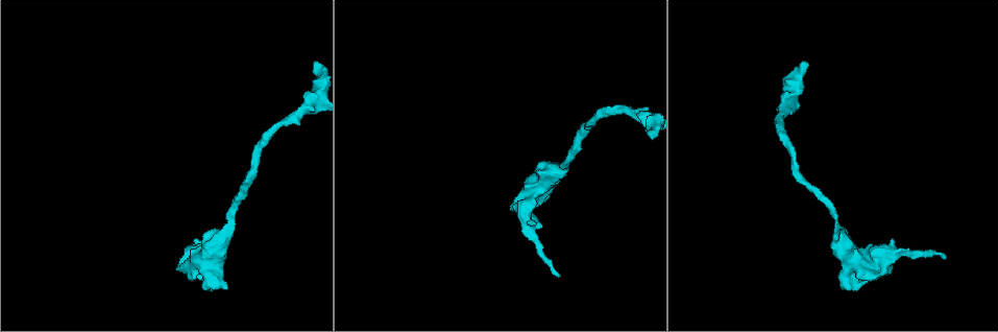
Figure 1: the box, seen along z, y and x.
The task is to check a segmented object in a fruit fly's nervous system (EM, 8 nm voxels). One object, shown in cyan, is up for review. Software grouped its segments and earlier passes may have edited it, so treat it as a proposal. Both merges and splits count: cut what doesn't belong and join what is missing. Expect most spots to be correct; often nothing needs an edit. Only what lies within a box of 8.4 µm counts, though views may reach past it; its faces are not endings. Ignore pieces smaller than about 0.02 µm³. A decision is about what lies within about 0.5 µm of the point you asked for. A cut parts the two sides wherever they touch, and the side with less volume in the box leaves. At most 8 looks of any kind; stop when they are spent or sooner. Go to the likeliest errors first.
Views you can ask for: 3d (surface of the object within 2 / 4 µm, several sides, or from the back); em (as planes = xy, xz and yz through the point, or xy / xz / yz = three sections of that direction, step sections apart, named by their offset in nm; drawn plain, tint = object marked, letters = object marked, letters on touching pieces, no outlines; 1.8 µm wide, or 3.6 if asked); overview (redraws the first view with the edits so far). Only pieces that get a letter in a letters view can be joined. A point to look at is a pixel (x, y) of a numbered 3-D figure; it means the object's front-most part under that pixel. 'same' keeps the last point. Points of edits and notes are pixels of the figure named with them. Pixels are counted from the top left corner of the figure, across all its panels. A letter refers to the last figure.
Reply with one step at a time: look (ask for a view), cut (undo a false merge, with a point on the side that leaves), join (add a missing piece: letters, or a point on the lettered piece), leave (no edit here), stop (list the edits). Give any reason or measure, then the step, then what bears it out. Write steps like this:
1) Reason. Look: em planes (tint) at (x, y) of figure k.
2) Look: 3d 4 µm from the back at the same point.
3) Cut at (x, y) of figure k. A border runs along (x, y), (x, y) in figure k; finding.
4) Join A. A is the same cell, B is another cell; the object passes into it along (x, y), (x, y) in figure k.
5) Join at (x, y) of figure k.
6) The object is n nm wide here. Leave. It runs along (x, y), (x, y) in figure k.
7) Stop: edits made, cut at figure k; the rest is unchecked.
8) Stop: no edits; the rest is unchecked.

Free end. Look: em planes (letters) at (558, 274) of figure 1.

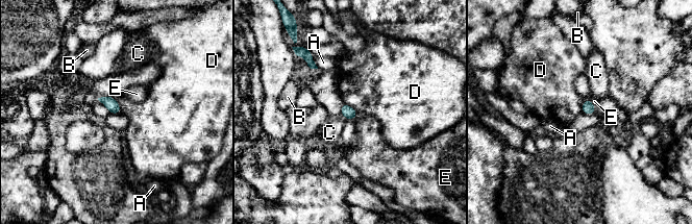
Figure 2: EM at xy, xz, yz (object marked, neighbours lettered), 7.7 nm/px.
Leave. A, B, C, D and E are other cells; a border runs along (343, 101), (357, 113) in figure 2; no lettered piece goes on from it.

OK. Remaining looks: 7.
Branch stops here. Look: em xz step 8 (tint) at (650, 136) of figure 1.

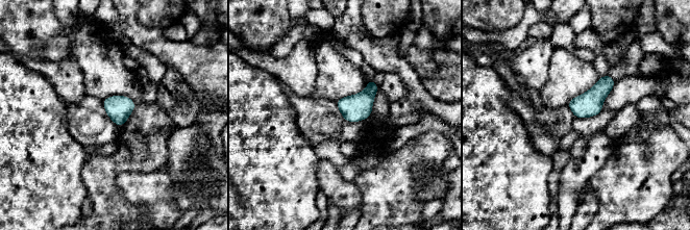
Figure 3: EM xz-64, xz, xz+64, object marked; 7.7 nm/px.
Another direction. Look: em planes (letters) at the same point.

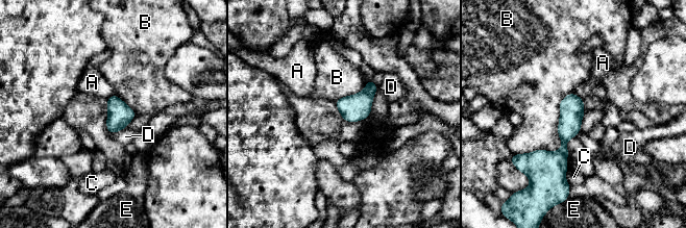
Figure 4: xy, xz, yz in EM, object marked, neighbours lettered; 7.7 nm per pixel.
The longest contact is with B, 650 nm. Leave. A, B, C, D and E are other cells; a border runs along (573, 92), (583, 100) in figure 4; none of them fits.

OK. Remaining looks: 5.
An open end. Look: 3d 4 µm at (209, 287) of figure 1.

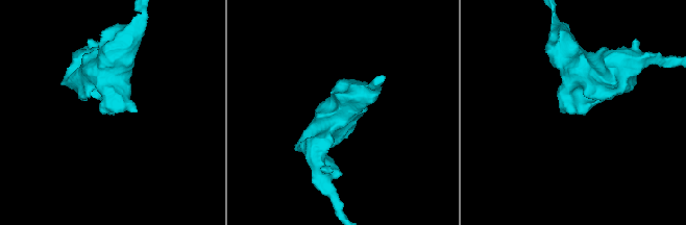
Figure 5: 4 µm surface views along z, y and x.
Need the tissue. Look: em planes (letters) at (589, 109) of figure 5.

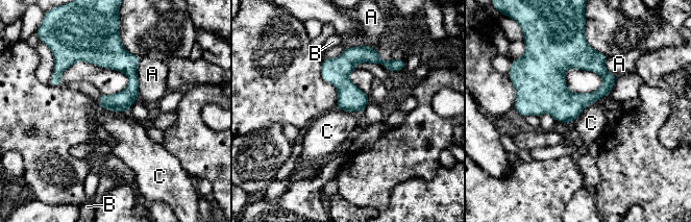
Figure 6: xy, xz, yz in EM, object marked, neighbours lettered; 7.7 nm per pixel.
Leave. A, B and C are other cells; a border runs along (97, 104), (108, 109), (127, 113) in figure 6; no lettered piece goes on from it.

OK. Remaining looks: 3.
Stop: no edits; the rest is unchecked.

